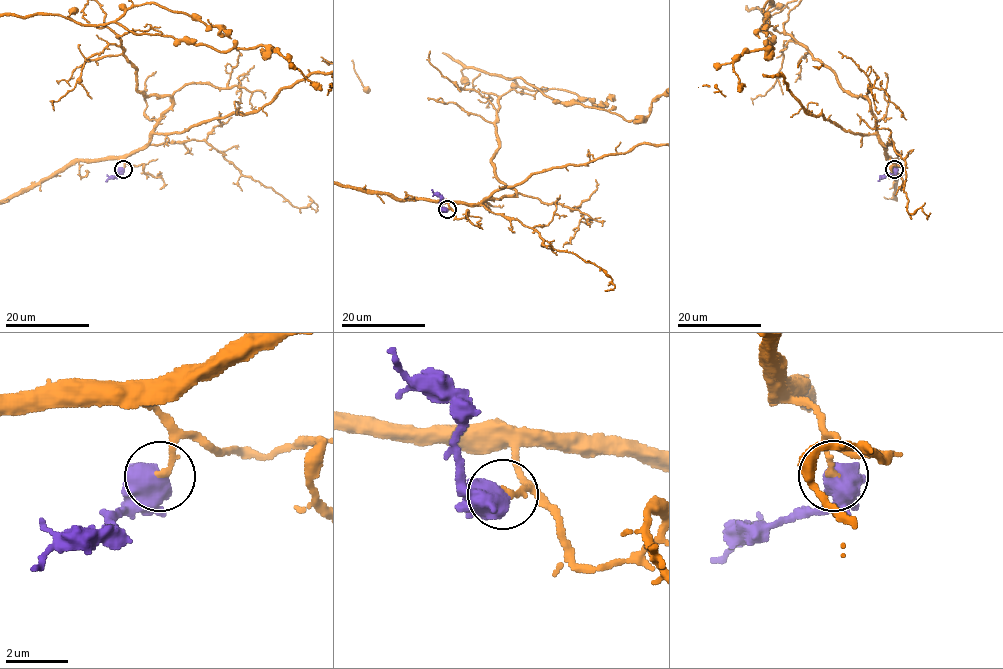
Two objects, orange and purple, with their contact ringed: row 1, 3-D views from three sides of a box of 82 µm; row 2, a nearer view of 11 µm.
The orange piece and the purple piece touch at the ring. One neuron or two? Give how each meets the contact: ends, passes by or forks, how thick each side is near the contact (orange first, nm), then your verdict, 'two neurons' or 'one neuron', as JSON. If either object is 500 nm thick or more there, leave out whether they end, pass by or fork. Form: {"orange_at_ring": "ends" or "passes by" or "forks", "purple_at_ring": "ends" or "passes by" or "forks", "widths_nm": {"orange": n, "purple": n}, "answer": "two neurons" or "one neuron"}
{"widths_nm": {"orange": 190, "purple": 800}, "answer": "two neurons"}

